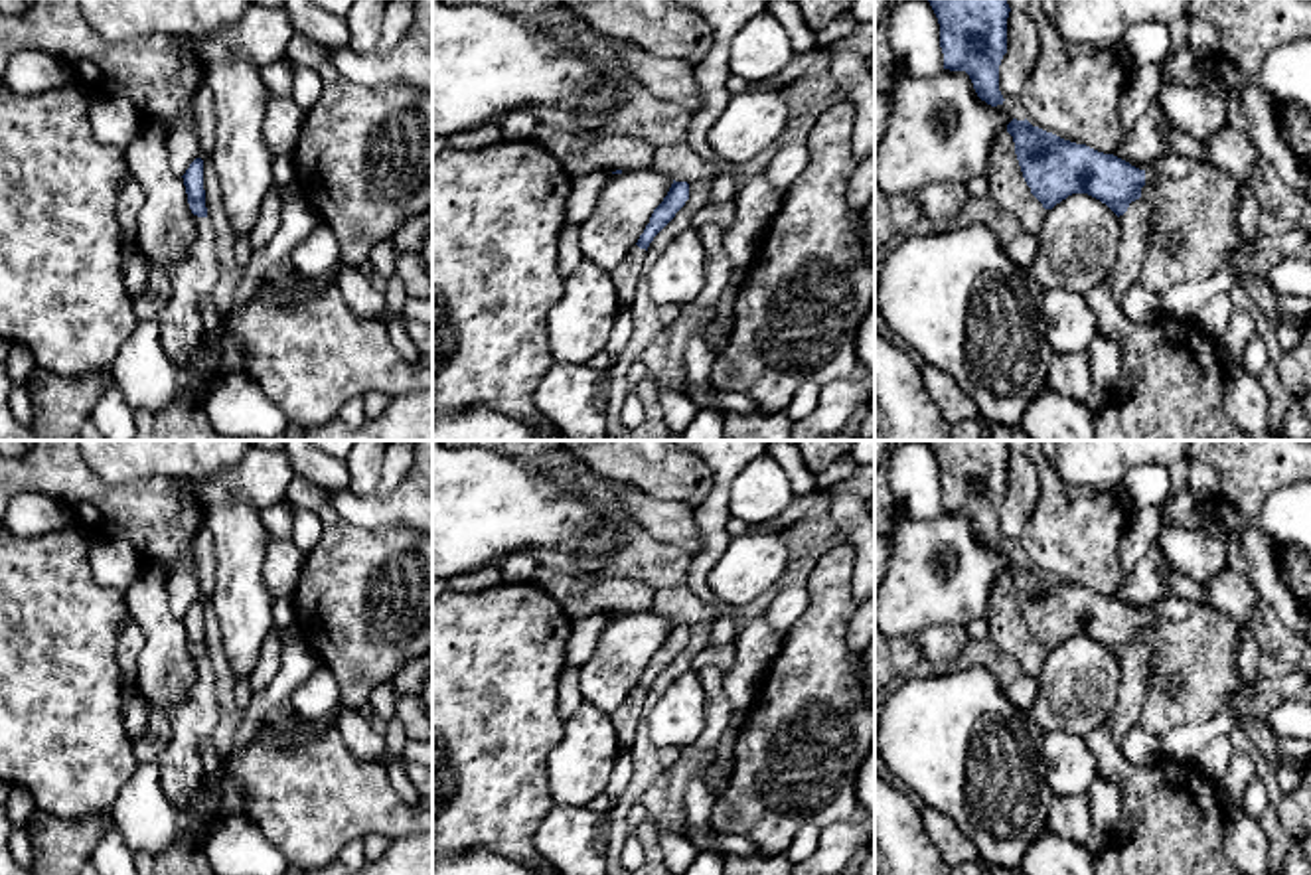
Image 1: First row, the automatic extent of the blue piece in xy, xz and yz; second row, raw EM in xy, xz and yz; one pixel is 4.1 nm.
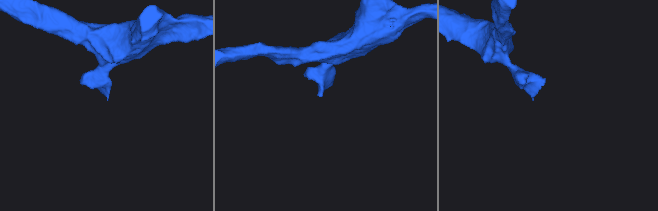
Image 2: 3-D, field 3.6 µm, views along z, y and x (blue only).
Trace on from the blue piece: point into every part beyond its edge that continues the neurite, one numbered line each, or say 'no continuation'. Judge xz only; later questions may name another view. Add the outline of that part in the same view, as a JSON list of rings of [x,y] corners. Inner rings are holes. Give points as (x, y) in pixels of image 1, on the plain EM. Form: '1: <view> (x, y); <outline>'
1: xz (624, 719); [[[634,687],[626,695],[624,703],[616,711],[610,713],[620,749],[632,747],[634,731],[638,727],[644,701],[646,701],[646,691],[640,691],[638,687]]]

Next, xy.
1: xy (182, 773); [[[209,660],[193,662],[197,683],[170,713],[172,737],[162,743],[156,760],[162,790],[178,806],[182,828],[164,851],[134,855],[136,875],[217,875],[205,855],[205,841],[217,820],[195,818],[190,808],[207,778],[199,745],[213,737],[221,715]]]

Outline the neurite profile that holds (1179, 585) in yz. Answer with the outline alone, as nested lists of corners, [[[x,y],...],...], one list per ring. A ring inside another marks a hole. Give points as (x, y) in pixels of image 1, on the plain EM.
[[[1161,553],[1161,561],[1163,561],[1163,569],[1165,569],[1165,581],[1167,581],[1167,585],[1169,585],[1167,595],[1175,595],[1175,597],[1185,598],[1185,600],[1189,600],[1189,602],[1195,602],[1195,604],[1200,606],[1200,610],[1204,610],[1204,608],[1218,610],[1218,608],[1214,608],[1214,606],[1206,600],[1202,583],[1196,583],[1195,579],[1179,573],[1179,571],[1165,559],[1163,553]]]

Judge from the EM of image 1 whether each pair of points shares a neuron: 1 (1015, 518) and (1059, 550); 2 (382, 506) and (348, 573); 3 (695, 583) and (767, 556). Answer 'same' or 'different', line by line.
1: different
2: different
3: different

